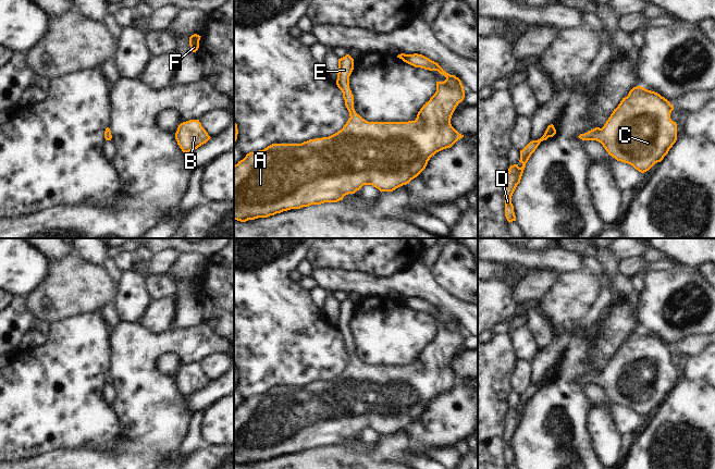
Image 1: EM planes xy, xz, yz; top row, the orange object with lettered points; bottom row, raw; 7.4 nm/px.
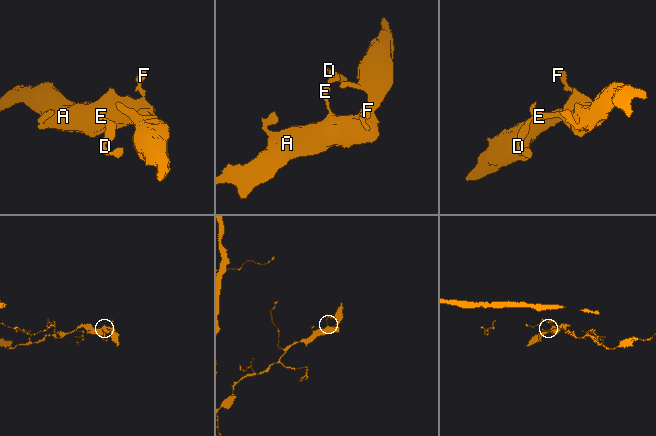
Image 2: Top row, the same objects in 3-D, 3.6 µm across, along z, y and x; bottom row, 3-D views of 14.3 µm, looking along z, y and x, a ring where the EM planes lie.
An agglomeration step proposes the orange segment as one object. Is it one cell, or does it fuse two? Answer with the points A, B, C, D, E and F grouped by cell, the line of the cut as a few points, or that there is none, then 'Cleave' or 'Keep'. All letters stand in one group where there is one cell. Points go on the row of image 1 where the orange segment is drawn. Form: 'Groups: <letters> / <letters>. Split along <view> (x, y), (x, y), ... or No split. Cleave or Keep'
Groups: A B C D E F. No split. Keep.

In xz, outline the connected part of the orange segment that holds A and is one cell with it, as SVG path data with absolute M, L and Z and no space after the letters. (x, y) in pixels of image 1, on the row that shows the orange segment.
M400 53L397 58L415 67L437 71L446 77L444 82L436 82L435 94L423 104L415 121L368 122L357 114L349 88L354 59L346 54L338 59L336 79L350 116L346 124L329 137L301 144L272 144L263 150L247 153L234 165L234 220L246 222L291 209L337 202L363 185L372 185L380 192L393 192L417 177L432 156L463 138L464 135L451 124L456 107L465 98L461 81L422 54Z

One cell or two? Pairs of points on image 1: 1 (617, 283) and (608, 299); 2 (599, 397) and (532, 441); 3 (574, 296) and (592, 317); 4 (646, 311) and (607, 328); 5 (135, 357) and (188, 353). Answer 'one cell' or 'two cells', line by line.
1: two cells
2: two cells
3: two cells
4: two cells
5: one cell

